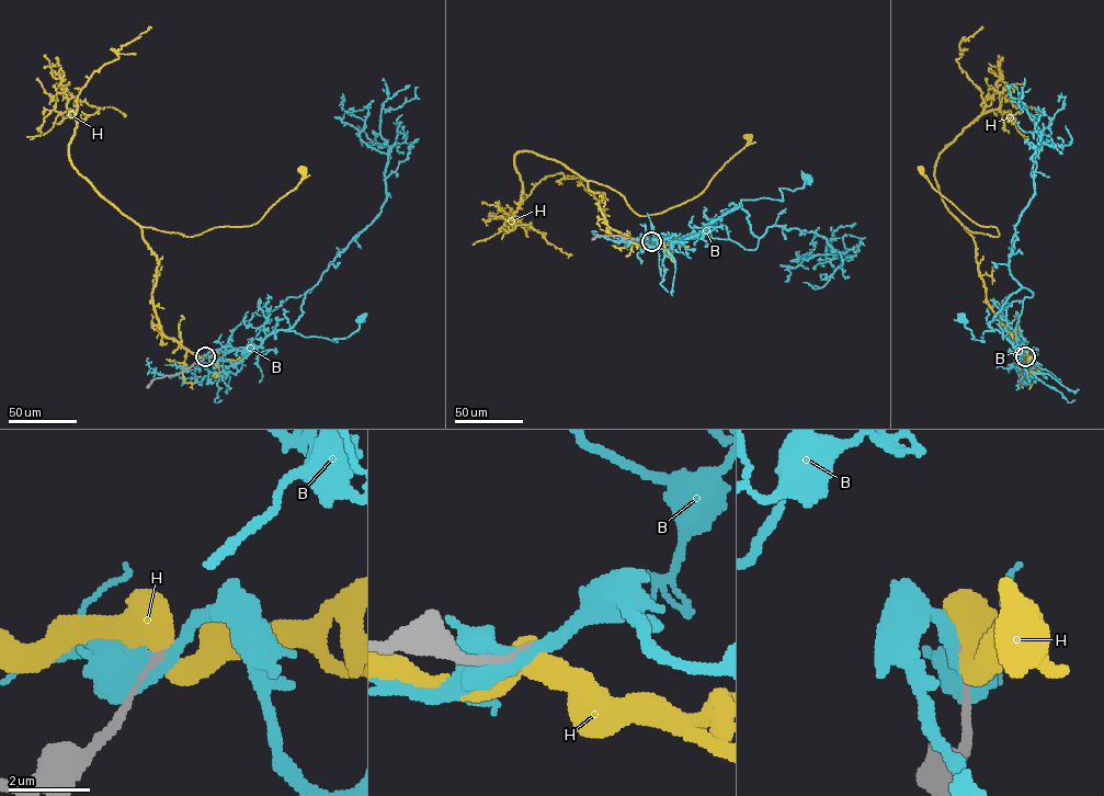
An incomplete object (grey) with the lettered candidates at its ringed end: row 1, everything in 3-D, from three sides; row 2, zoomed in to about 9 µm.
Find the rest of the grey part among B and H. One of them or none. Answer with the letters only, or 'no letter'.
no letter

